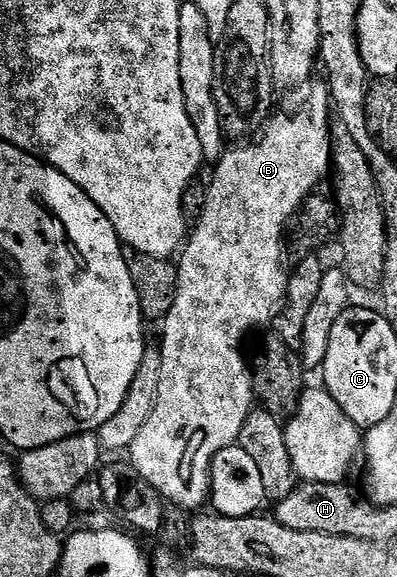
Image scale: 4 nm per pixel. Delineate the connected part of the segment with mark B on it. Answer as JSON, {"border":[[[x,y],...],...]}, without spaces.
{"border":[[[324,89],[317,90],[310,96],[305,110],[297,110],[294,114],[274,113],[259,137],[253,140],[258,142],[234,145],[237,147],[226,149],[216,163],[213,183],[205,190],[201,219],[192,227],[180,255],[181,262],[176,263],[177,291],[163,319],[165,331],[159,340],[162,372],[154,410],[127,450],[139,476],[147,480],[170,507],[200,511],[204,502],[206,505],[211,492],[209,465],[219,451],[240,439],[243,424],[254,409],[253,375],[247,358],[245,362],[241,355],[241,337],[249,326],[272,323],[274,315],[282,309],[287,268],[285,270],[281,263],[281,237],[289,217],[292,219],[298,213],[306,199],[318,189],[321,177],[330,173],[330,123],[330,99]]]}

